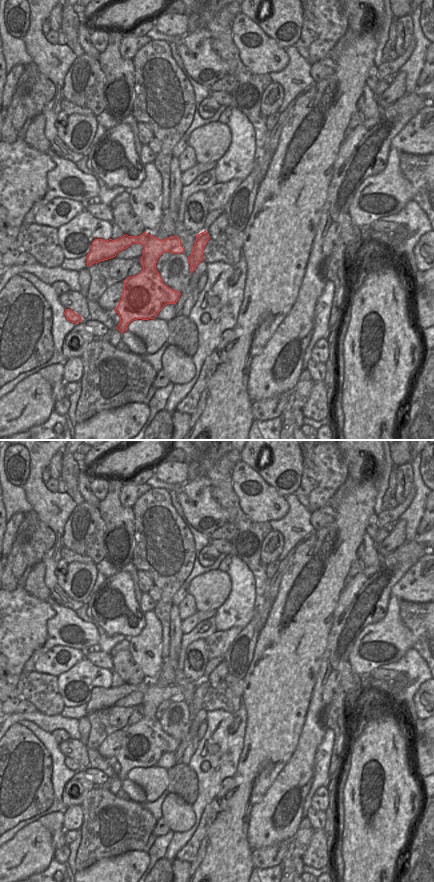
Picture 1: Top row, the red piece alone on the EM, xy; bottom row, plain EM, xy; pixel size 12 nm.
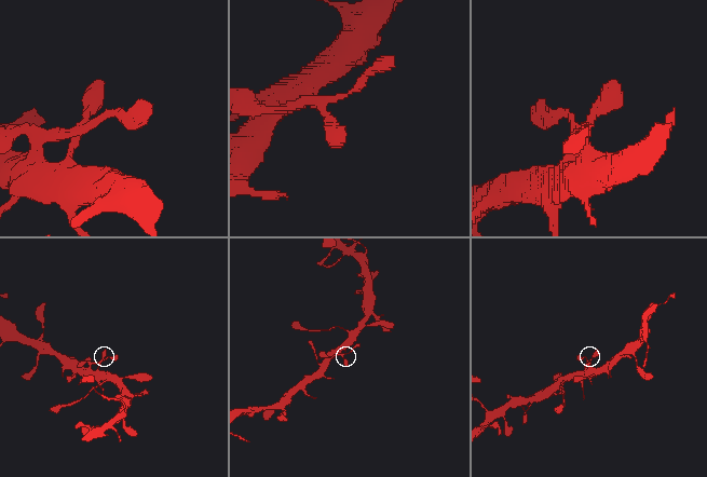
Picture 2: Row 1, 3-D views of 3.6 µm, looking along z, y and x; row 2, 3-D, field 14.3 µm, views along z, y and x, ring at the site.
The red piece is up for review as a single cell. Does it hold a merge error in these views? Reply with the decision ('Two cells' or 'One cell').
One cell.

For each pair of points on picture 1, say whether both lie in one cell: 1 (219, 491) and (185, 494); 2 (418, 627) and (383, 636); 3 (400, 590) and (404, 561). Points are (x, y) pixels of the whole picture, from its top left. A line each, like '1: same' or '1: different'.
1: different
2: different
3: different

